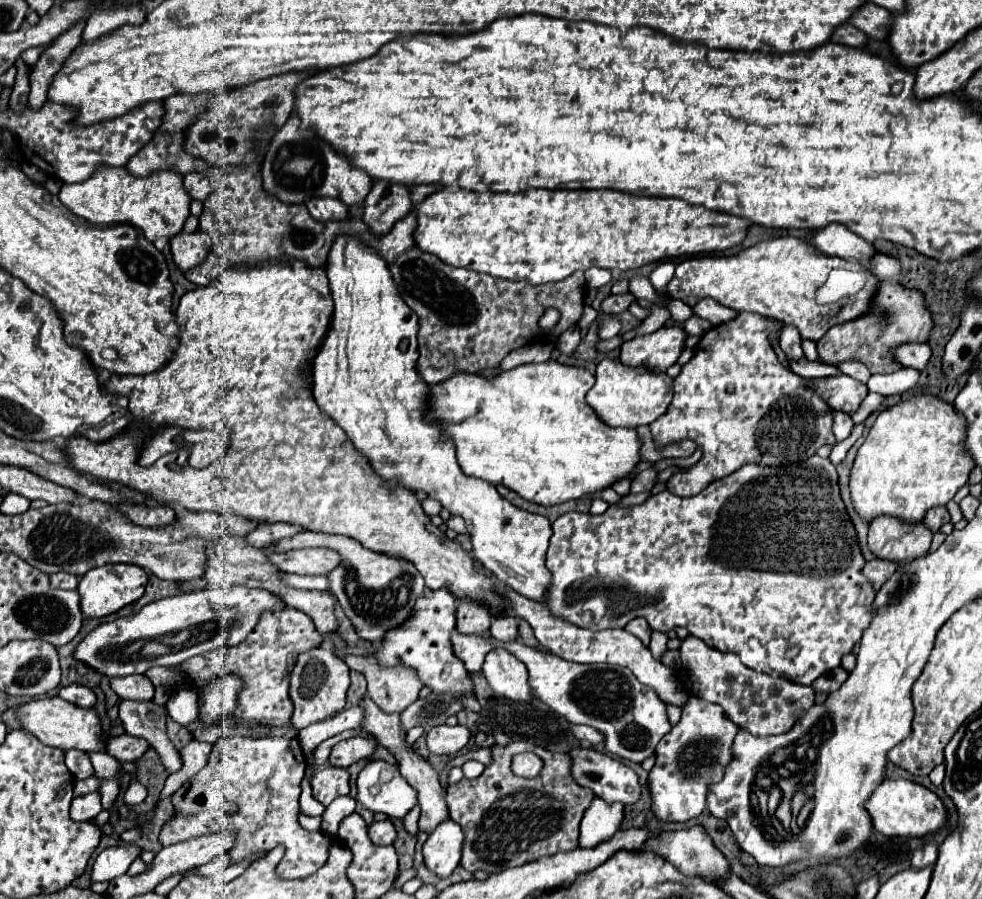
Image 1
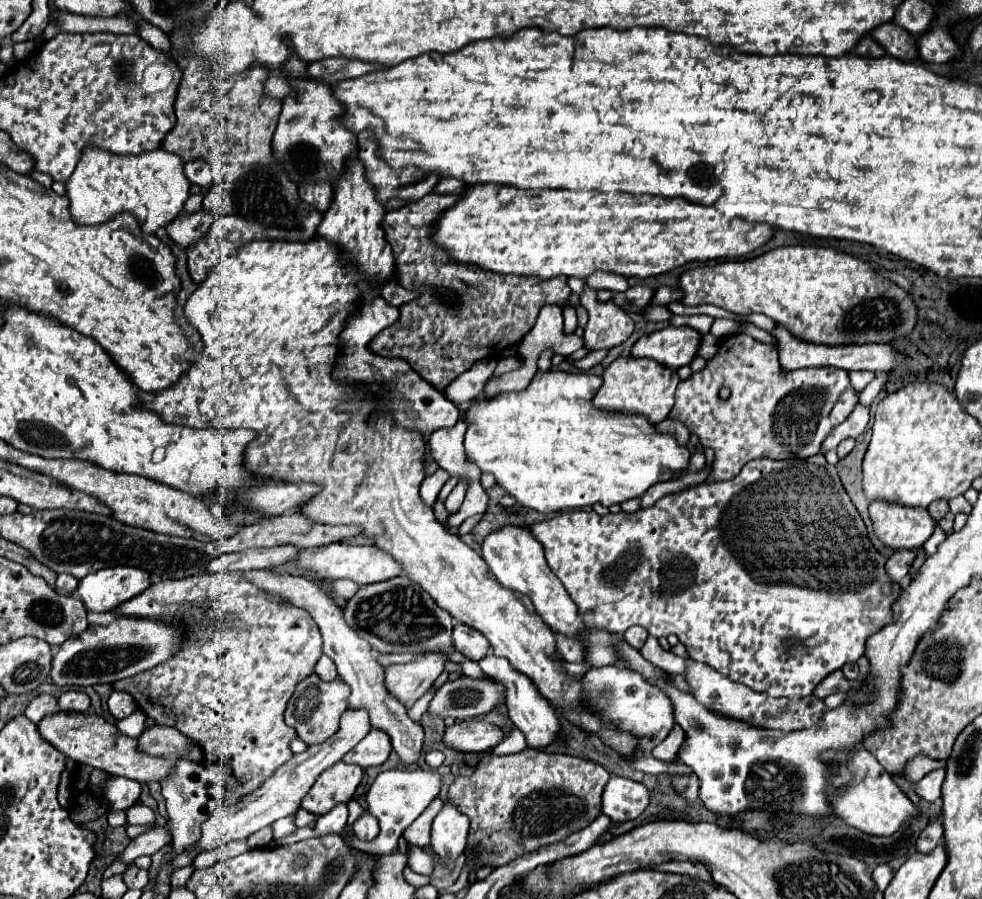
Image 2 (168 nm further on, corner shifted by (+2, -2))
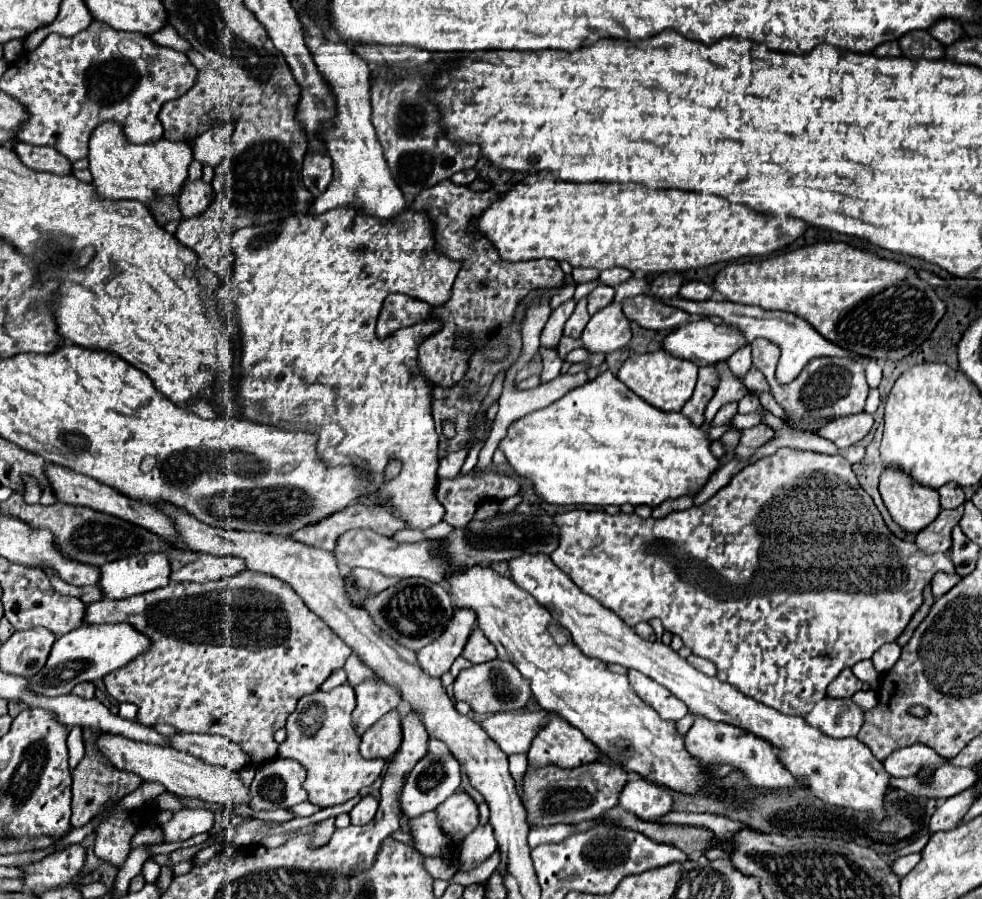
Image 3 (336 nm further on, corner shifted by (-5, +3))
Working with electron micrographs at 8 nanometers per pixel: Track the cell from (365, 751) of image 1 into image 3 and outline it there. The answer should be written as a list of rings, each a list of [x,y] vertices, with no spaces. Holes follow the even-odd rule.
[[[390,710],[362,734],[360,754],[364,758],[390,760],[398,752],[400,742],[402,742],[400,714],[398,710]]]

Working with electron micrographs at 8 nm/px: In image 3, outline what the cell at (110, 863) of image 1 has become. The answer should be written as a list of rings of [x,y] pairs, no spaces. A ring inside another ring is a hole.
[[[180,810],[174,814],[174,818],[162,826],[164,840],[166,842],[182,842],[188,840],[194,834],[210,832],[214,826],[214,814],[210,810]]]

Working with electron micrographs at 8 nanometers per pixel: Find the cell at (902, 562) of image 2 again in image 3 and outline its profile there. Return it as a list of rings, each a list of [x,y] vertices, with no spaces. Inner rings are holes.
[[[964,506],[954,508],[954,510],[942,510],[930,526],[926,526],[924,530],[918,532],[918,536],[916,536],[918,548],[922,548],[928,554],[946,552],[952,546],[950,532],[960,522],[962,514],[964,514]]]

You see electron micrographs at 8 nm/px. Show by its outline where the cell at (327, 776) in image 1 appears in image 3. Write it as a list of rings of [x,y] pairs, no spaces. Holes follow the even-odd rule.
[[[342,684],[330,692],[314,692],[310,696],[304,696],[298,700],[296,712],[286,722],[286,740],[278,746],[278,756],[280,758],[292,758],[302,764],[306,770],[306,780],[304,780],[304,790],[308,792],[308,800],[312,804],[318,804],[322,808],[326,806],[336,806],[344,804],[346,800],[354,798],[362,788],[370,786],[384,770],[384,760],[366,760],[360,756],[358,746],[360,746],[360,736],[356,734],[356,724],[352,720],[352,710],[356,708],[354,700],[354,688],[350,684]]]

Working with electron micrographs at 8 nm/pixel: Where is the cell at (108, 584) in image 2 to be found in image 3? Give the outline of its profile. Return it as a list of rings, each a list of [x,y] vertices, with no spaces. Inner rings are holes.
[[[166,552],[132,554],[104,564],[100,588],[108,598],[128,598],[156,588],[164,588],[170,576],[170,560]]]

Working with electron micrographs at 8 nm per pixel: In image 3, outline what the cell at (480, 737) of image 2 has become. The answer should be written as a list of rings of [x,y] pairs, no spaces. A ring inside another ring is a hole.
[[[510,712],[492,714],[482,722],[486,734],[506,754],[528,754],[534,736],[550,722],[550,714],[540,712]]]

